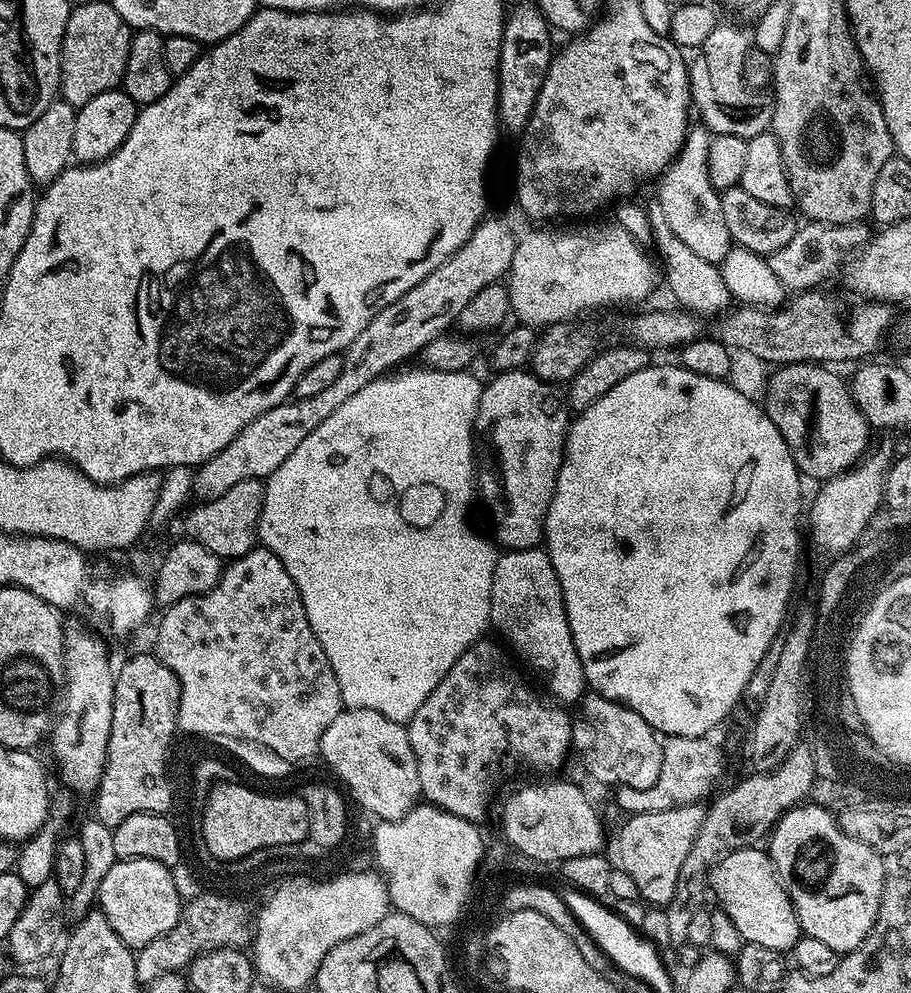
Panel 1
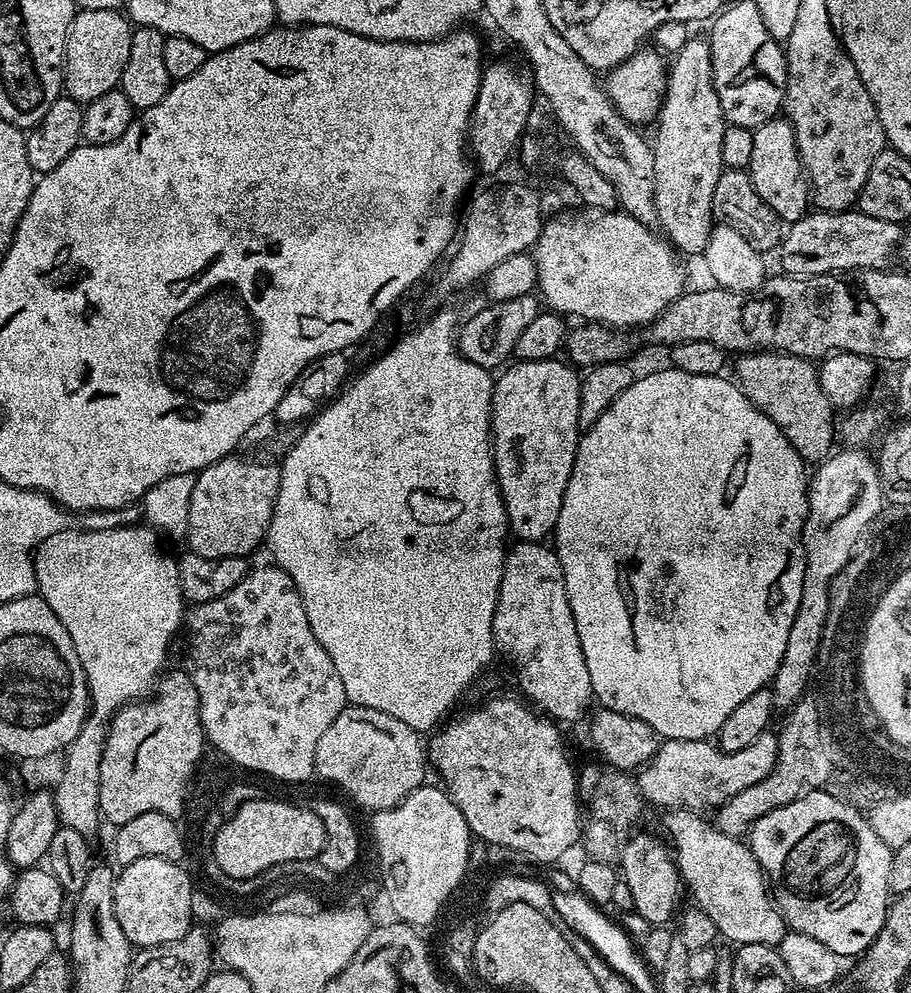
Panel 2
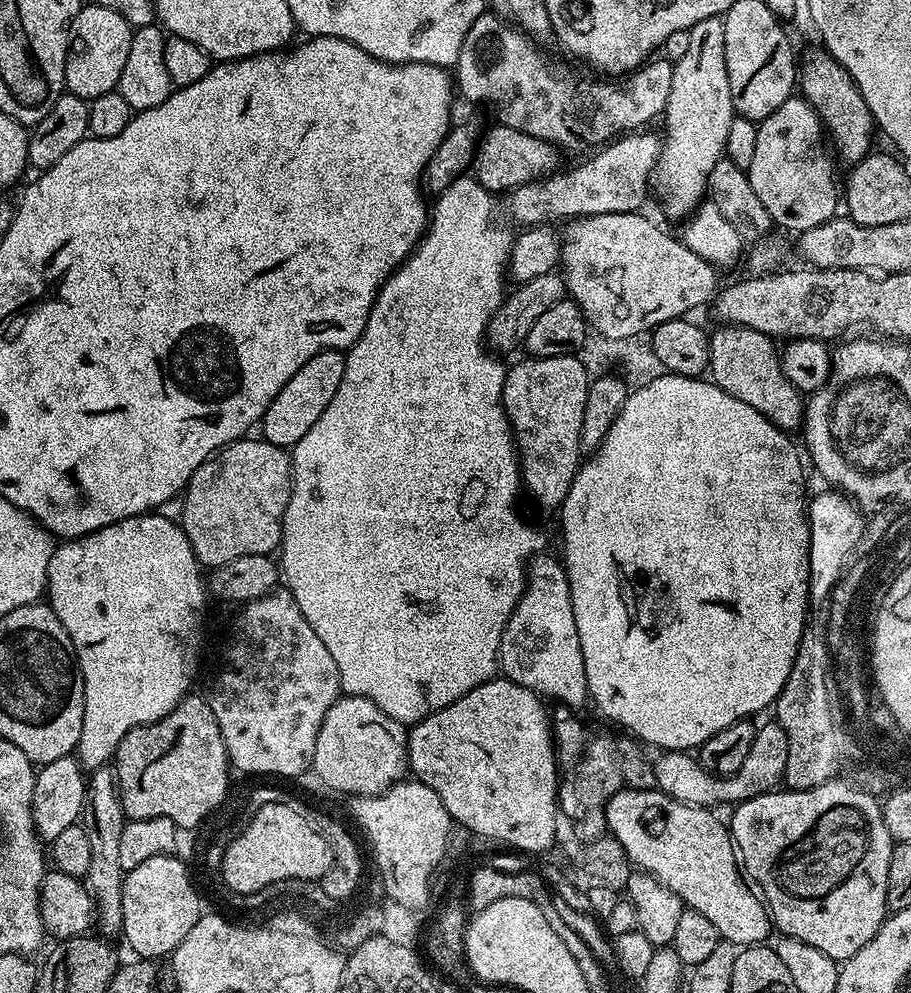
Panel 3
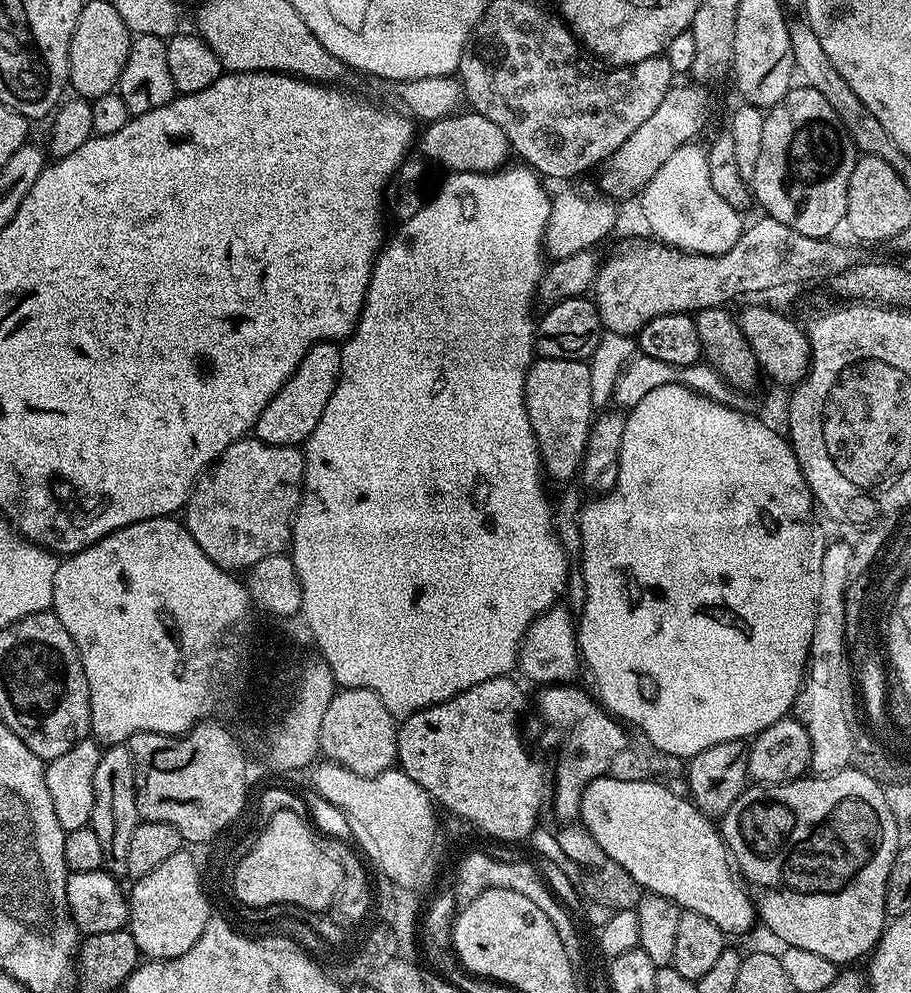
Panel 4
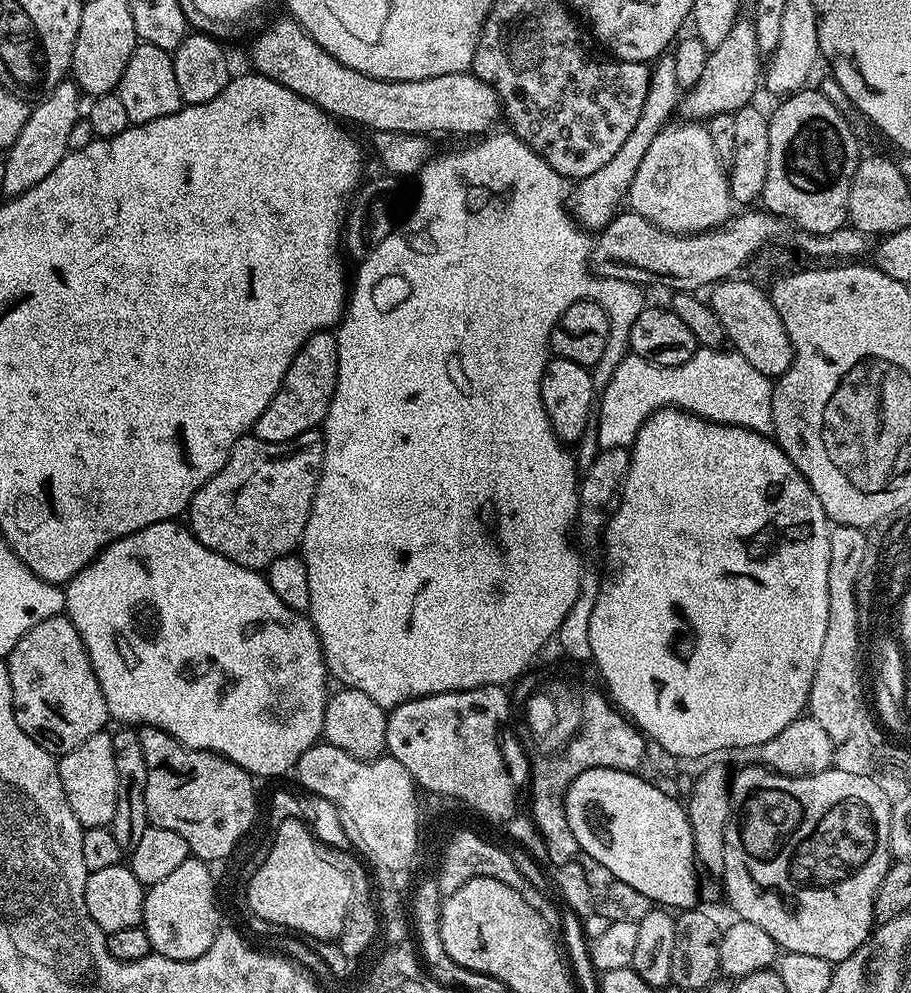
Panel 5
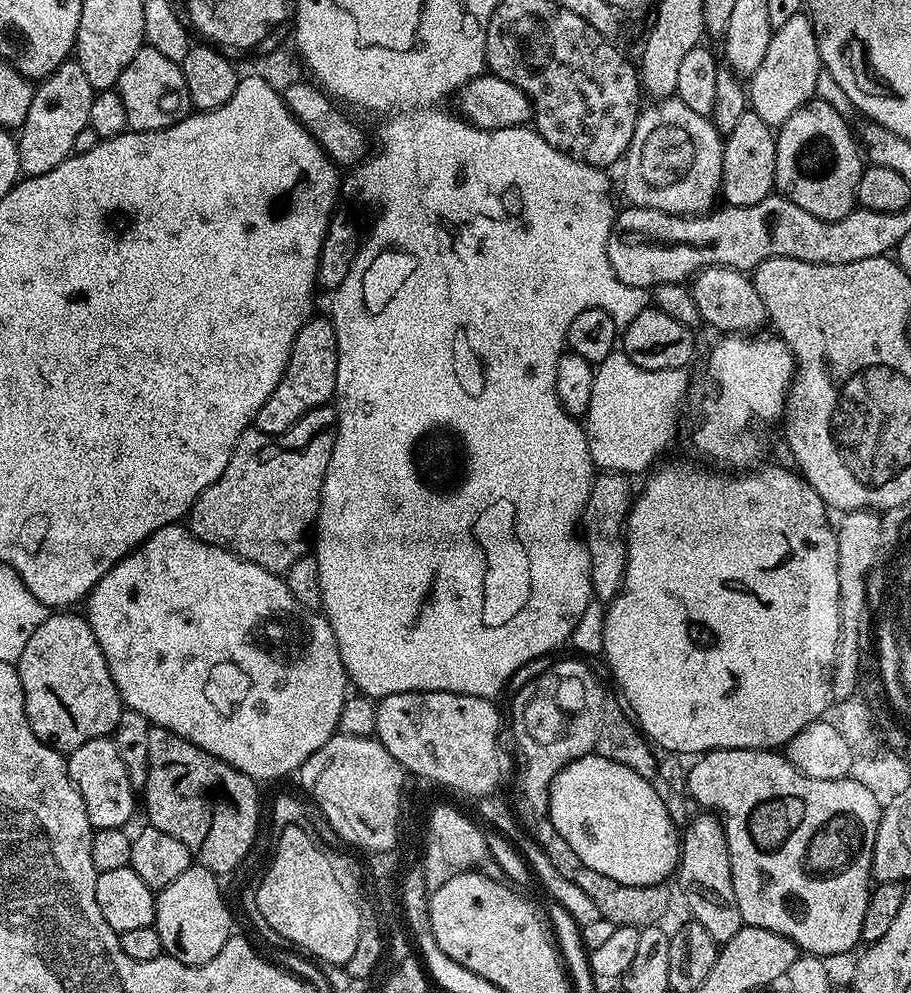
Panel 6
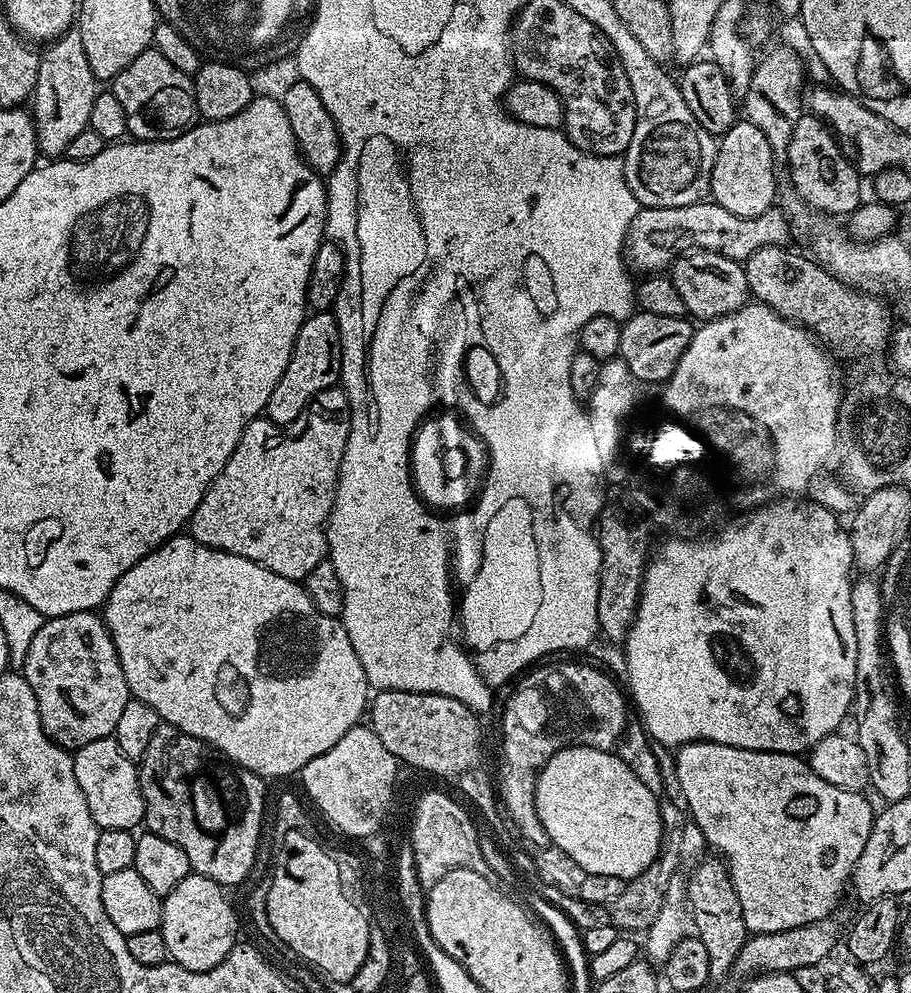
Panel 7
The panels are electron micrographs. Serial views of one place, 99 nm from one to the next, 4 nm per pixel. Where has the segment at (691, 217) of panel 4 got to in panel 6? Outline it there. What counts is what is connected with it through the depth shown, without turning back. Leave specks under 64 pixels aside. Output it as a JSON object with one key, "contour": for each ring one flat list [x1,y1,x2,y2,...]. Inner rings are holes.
{"contour":[[660,98,649,108,648,105,641,107,634,138,622,160,627,203,675,216,707,213,720,196,723,153,723,139,711,119,694,114,686,102]]}

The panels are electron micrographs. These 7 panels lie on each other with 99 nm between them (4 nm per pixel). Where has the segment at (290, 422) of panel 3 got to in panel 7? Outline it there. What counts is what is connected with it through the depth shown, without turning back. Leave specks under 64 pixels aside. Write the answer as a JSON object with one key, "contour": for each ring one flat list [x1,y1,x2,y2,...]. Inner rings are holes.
{"contour":[[313,311,305,315,292,353,286,362,286,374,278,378,278,386,274,386,274,394,270,394,270,402,266,409,267,419,281,426,294,422,294,418,298,418,298,414,304,412,305,406,319,392,337,387,341,362,342,338,335,315,331,311]]}

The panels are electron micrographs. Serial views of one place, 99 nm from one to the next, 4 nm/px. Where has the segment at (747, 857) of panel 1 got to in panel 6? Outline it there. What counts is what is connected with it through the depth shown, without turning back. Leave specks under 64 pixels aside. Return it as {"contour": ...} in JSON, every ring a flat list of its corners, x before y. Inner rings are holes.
{"contour":[[589,754,570,762,553,775,546,816,552,820,555,830,566,838,576,860,585,869,604,874,612,878,616,885,626,887,664,884,667,876,677,871,682,836,678,828,676,832,676,824,660,797,661,789,656,789,654,784,651,779,636,774,628,766,599,754]]}

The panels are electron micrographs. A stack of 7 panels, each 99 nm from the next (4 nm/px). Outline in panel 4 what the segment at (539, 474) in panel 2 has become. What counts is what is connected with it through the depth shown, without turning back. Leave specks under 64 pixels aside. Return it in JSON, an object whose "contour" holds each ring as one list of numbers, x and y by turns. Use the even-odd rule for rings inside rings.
{"contour":[[536,358,528,368,524,383,524,405,536,435,543,471,563,482,571,481,584,463,588,431,594,419,588,367,584,360]]}

